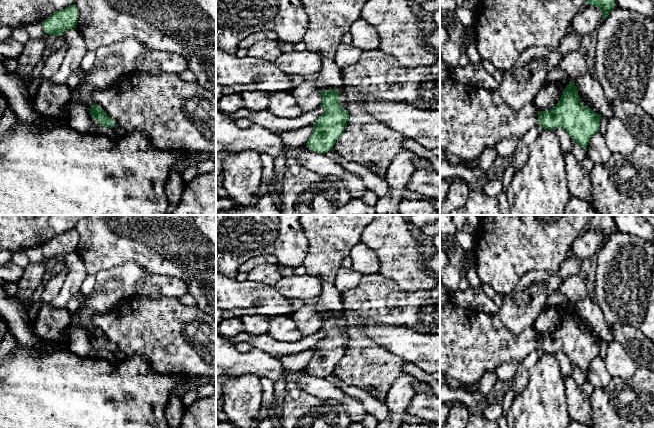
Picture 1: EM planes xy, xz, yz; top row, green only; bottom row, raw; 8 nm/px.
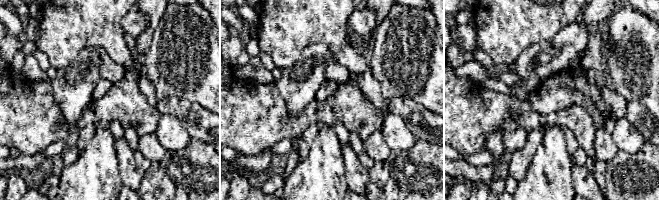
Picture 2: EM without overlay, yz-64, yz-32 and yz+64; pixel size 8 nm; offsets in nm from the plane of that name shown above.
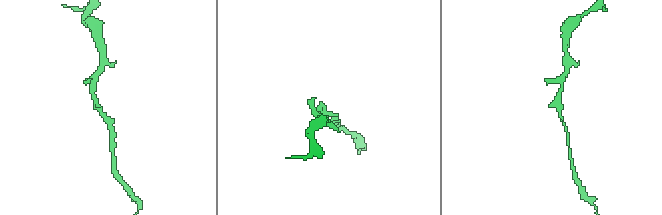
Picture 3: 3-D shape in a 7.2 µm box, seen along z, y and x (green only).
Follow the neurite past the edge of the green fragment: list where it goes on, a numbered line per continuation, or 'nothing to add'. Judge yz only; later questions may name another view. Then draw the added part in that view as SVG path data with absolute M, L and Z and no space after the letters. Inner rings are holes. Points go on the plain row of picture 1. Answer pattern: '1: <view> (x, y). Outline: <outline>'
1: yz (471, 343). Outline: M449 303L440 307L440 372L460 383L476 384L485 372L495 371L503 363L520 363L531 352L539 350L538 337L532 328L514 335L498 315Z

